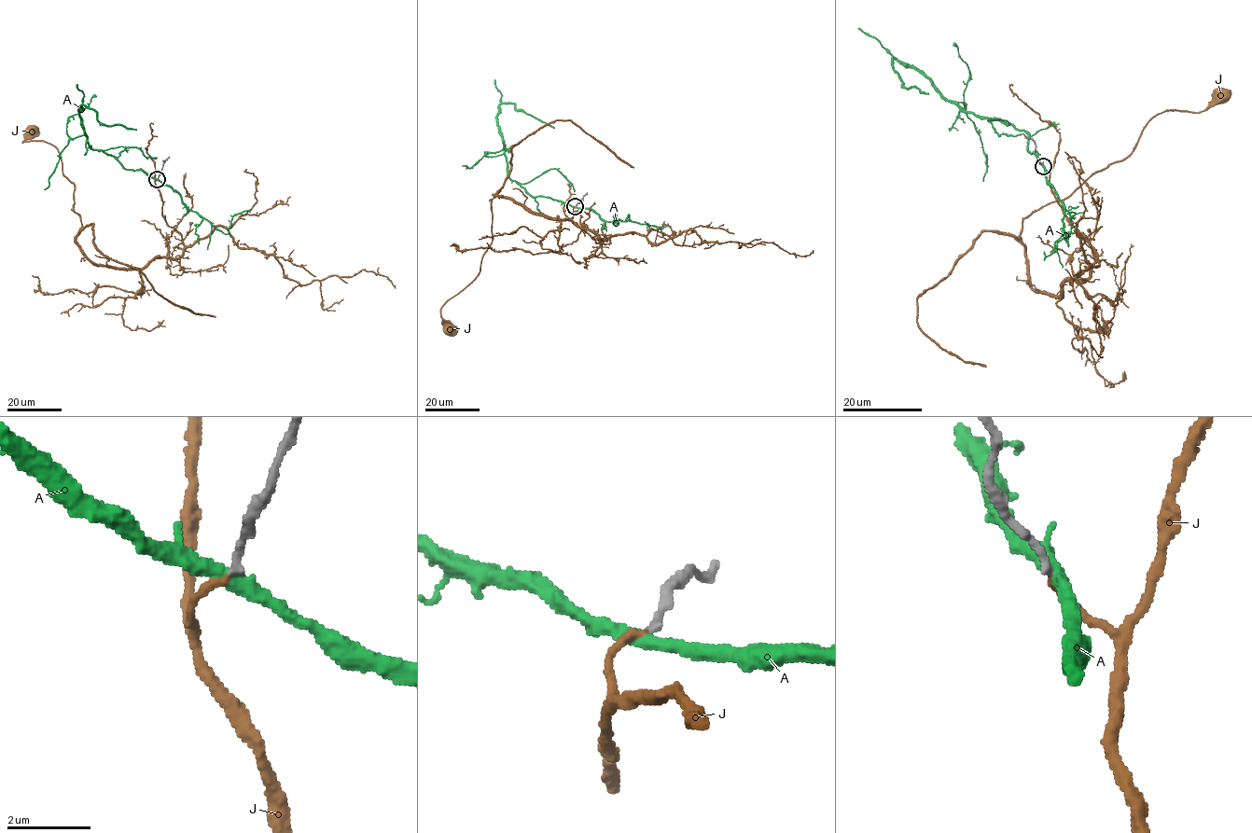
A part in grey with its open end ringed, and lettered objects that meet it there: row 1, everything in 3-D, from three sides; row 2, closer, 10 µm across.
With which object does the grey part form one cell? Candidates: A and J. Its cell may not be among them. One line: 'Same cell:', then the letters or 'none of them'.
Same cell: J

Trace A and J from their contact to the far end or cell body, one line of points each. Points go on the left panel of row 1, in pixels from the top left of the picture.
A: (158, 179), (126, 169), (110, 155), (94, 150), (79, 111), (85, 105), (106, 125), (136, 129)
J: (158, 179), (184, 253), (96, 266), (76, 240), (75, 185), (58, 150), (22, 142), (33, 128)

